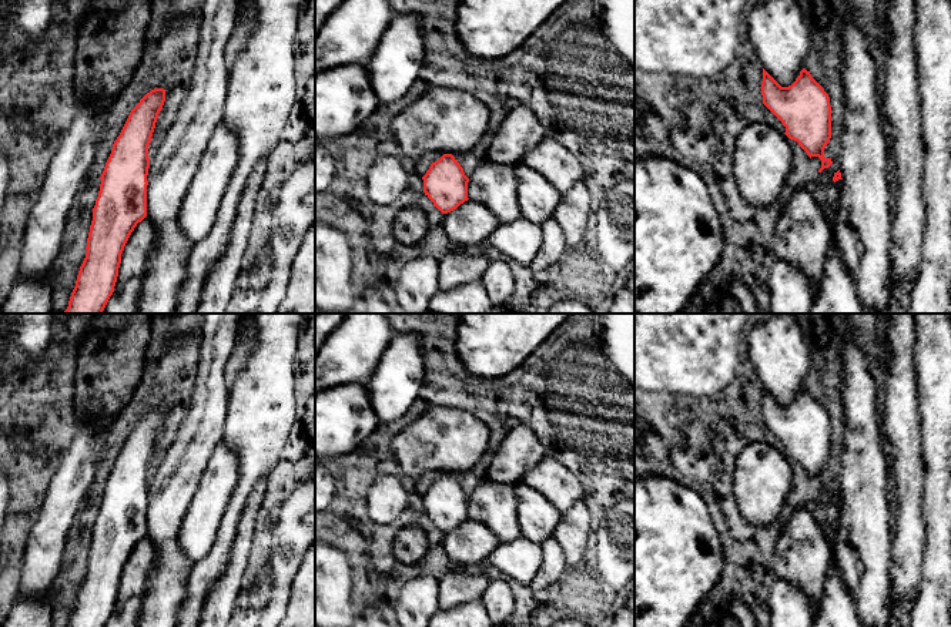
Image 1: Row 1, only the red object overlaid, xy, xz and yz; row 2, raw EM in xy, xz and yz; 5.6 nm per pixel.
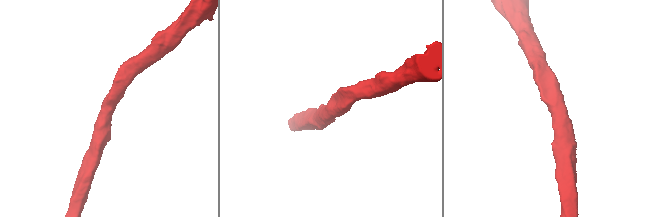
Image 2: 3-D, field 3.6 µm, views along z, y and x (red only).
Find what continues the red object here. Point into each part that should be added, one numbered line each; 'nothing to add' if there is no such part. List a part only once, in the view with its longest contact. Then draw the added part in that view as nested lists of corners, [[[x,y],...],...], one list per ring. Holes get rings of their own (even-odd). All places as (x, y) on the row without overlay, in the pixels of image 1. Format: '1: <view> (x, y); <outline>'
nothing to add

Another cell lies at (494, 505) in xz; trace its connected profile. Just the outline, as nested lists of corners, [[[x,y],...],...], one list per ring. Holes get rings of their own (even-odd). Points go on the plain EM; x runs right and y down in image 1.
[[[489,480],[479,483],[468,502],[468,517],[483,524],[499,540],[510,543],[520,536],[515,484]]]

